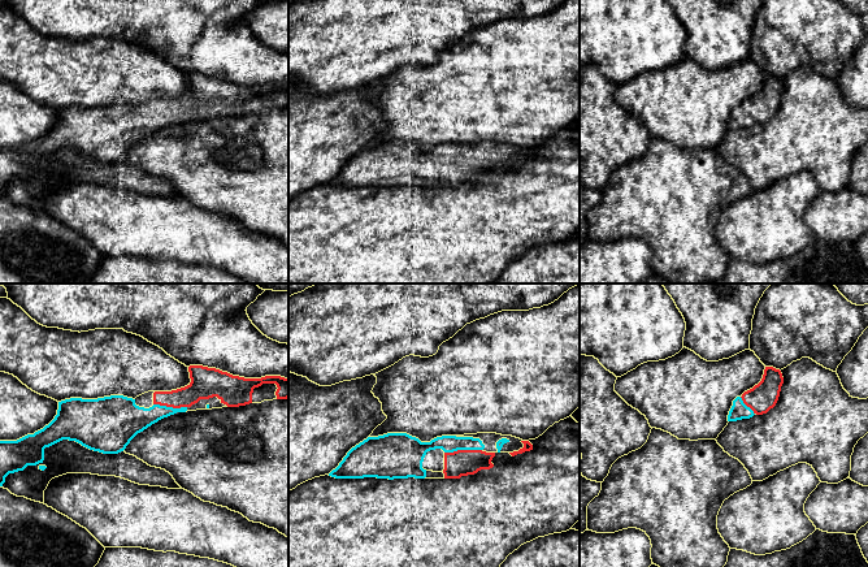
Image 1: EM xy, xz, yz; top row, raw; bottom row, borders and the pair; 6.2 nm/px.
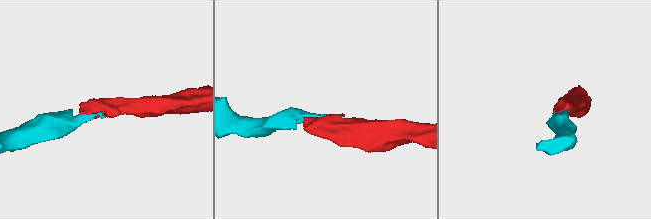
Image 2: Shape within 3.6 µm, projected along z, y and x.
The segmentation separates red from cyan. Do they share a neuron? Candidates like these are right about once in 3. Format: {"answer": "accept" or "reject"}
{"answer": "accept"}

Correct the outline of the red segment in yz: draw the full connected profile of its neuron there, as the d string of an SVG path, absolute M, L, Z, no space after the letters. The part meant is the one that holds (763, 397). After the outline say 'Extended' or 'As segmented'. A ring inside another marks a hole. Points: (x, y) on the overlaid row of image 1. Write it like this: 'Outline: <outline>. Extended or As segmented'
Outline: M765 367L761 381L733 401L728 421L750 419L773 408L778 401L784 377L780 369Z. Extended

